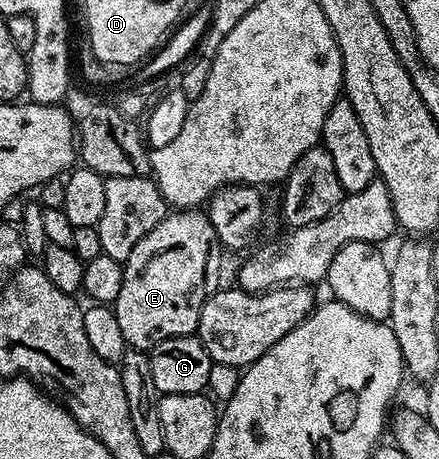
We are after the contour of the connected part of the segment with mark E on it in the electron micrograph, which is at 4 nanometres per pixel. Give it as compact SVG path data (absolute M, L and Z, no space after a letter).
M200 208L166 212L159 227L151 227L123 262L123 287L119 287L119 295L111 307L115 311L115 319L119 319L126 346L149 351L163 339L196 334L203 303L222 284L221 256L221 240L215 235L215 227L211 227L208 212Z

